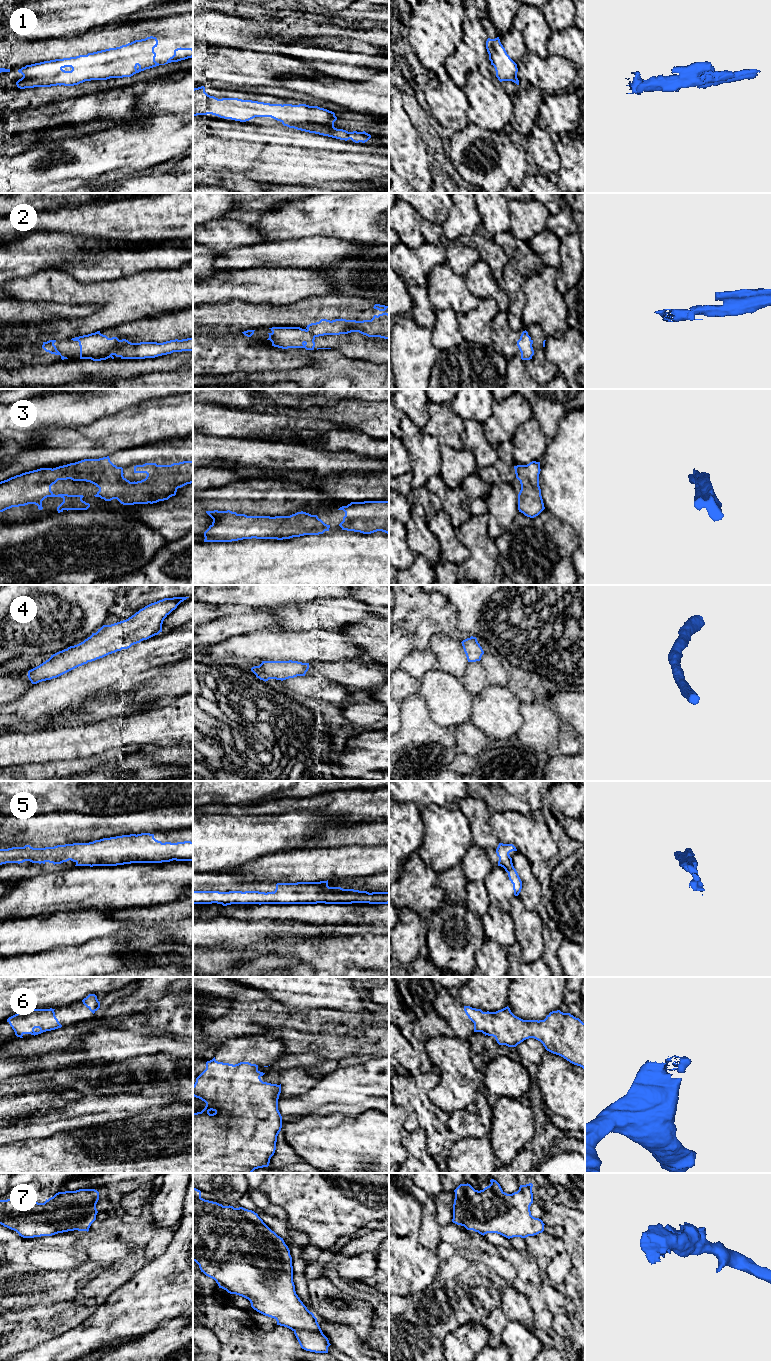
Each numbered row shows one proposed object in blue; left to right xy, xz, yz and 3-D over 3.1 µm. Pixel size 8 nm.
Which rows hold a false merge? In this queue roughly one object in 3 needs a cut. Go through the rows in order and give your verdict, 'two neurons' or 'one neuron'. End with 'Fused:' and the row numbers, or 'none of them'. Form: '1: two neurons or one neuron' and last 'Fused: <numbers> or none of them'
1: one neuron
2: two neurons
3: one neuron
4: one neuron
5: one neuron
6: one neuron
7: one neuron
Fused: 2

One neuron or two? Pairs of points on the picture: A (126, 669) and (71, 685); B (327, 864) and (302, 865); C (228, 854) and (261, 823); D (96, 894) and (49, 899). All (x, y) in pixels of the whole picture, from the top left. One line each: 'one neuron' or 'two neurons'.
A: one neuron
B: one neuron
C: one neuron
D: one neuron

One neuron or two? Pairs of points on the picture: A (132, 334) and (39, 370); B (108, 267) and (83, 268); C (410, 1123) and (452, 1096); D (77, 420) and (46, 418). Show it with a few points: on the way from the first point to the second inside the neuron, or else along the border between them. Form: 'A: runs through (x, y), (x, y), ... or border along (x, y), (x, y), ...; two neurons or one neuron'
A: runs through (109, 339), (76, 371), (62, 371); one neuron
B: runs through (102, 268), (89, 268); one neuron
C: border along (430, 1100), (444, 1112); two neurons
D: runs through (69, 418), (54, 418); one neuron

